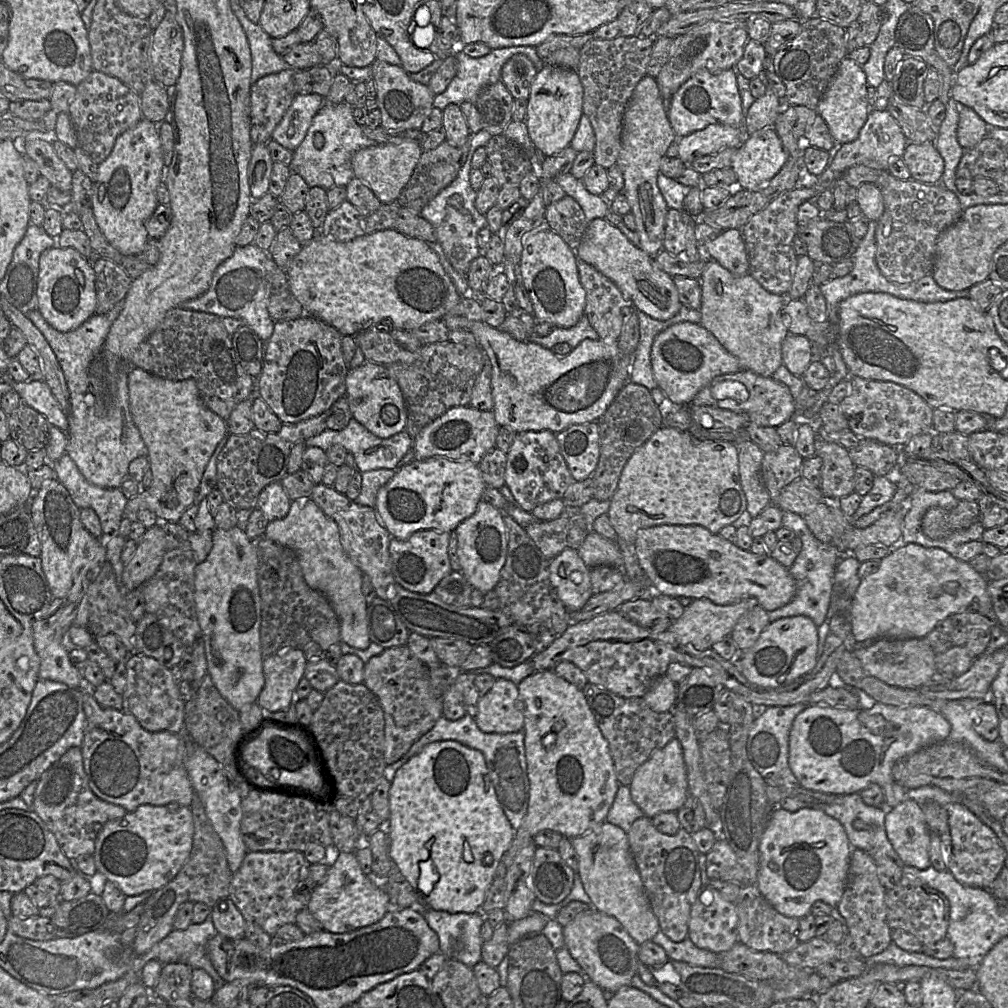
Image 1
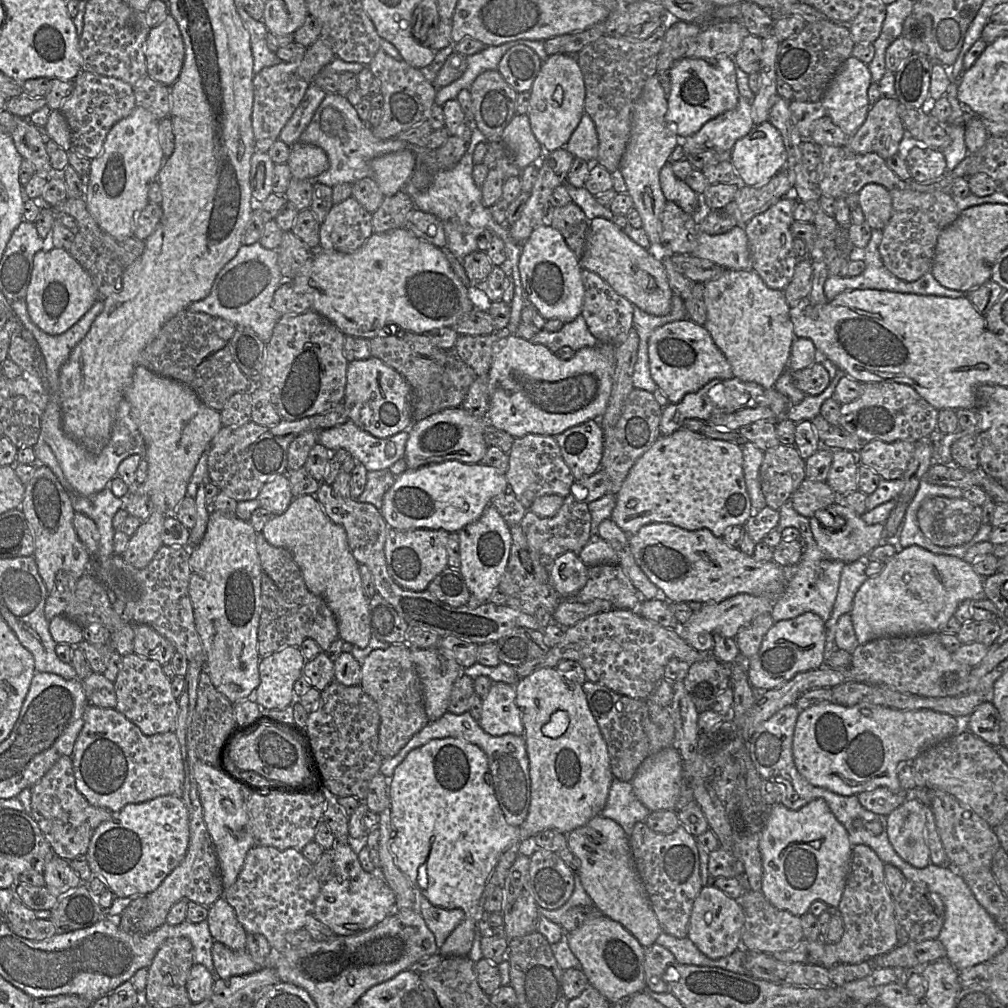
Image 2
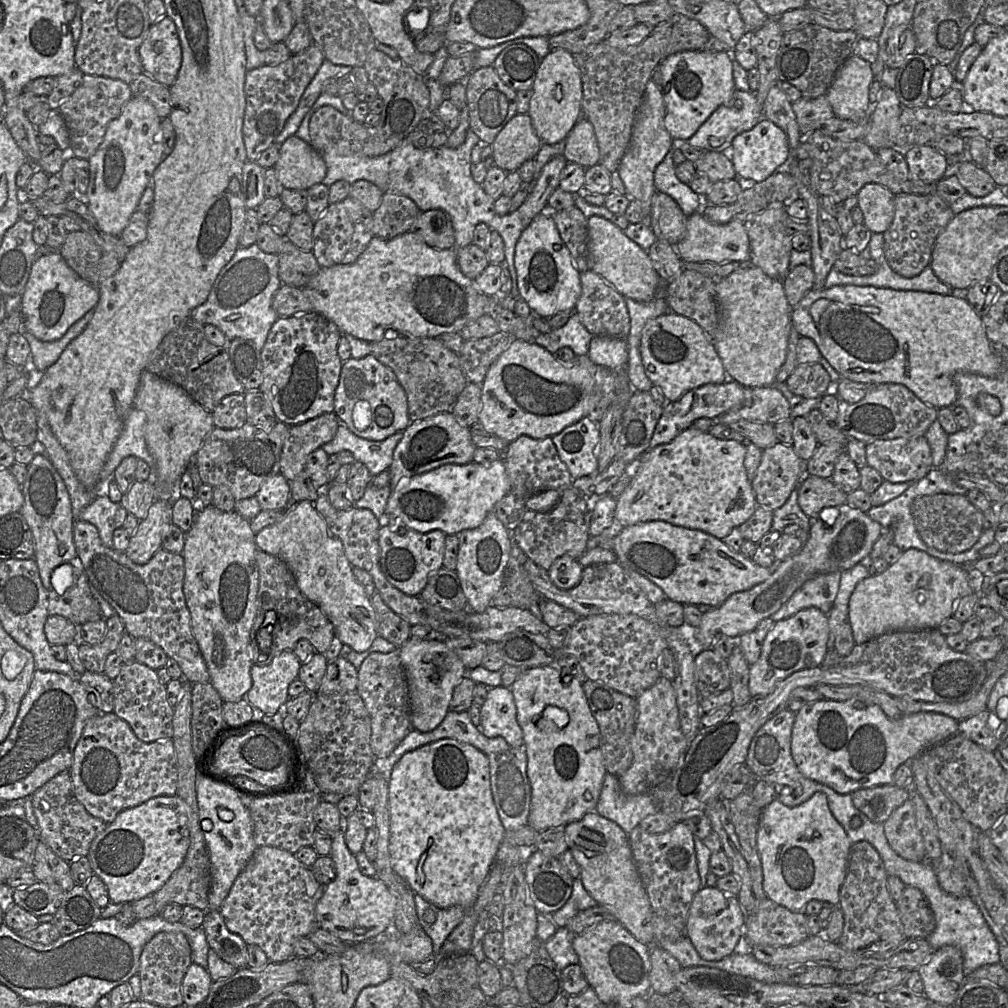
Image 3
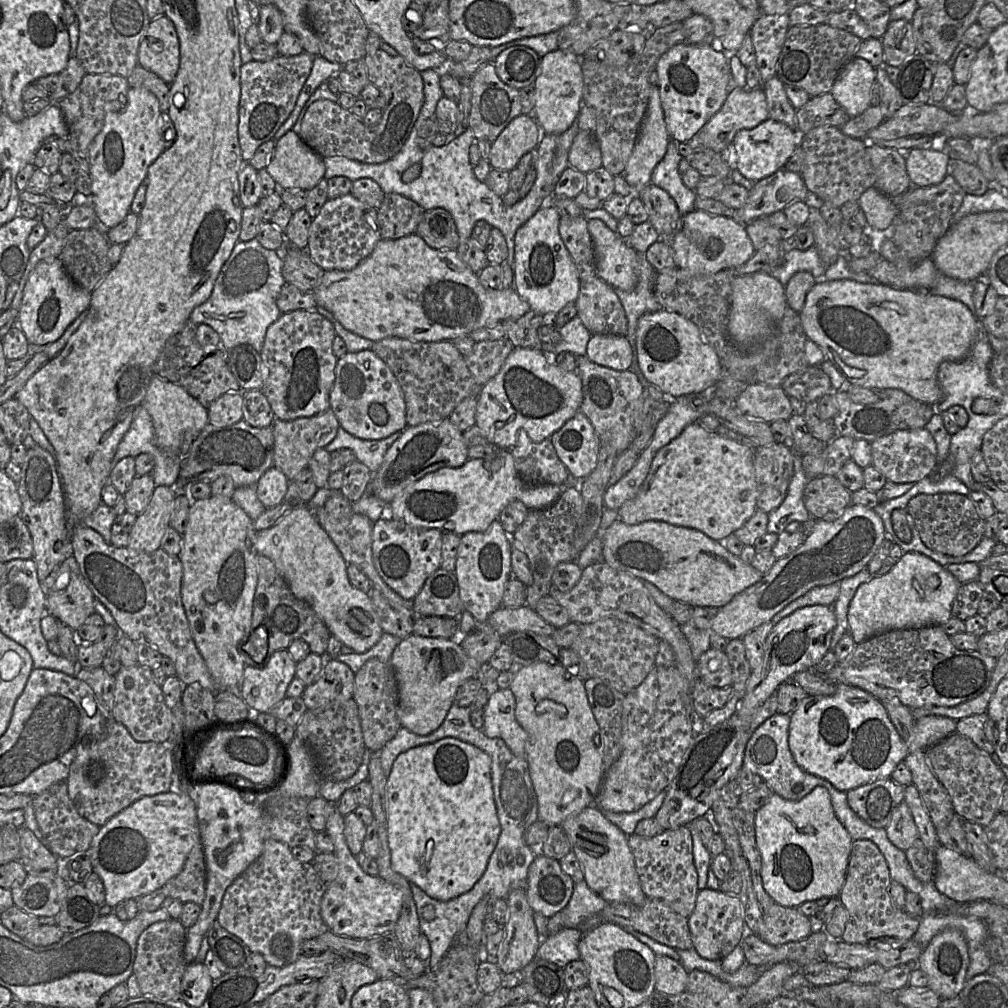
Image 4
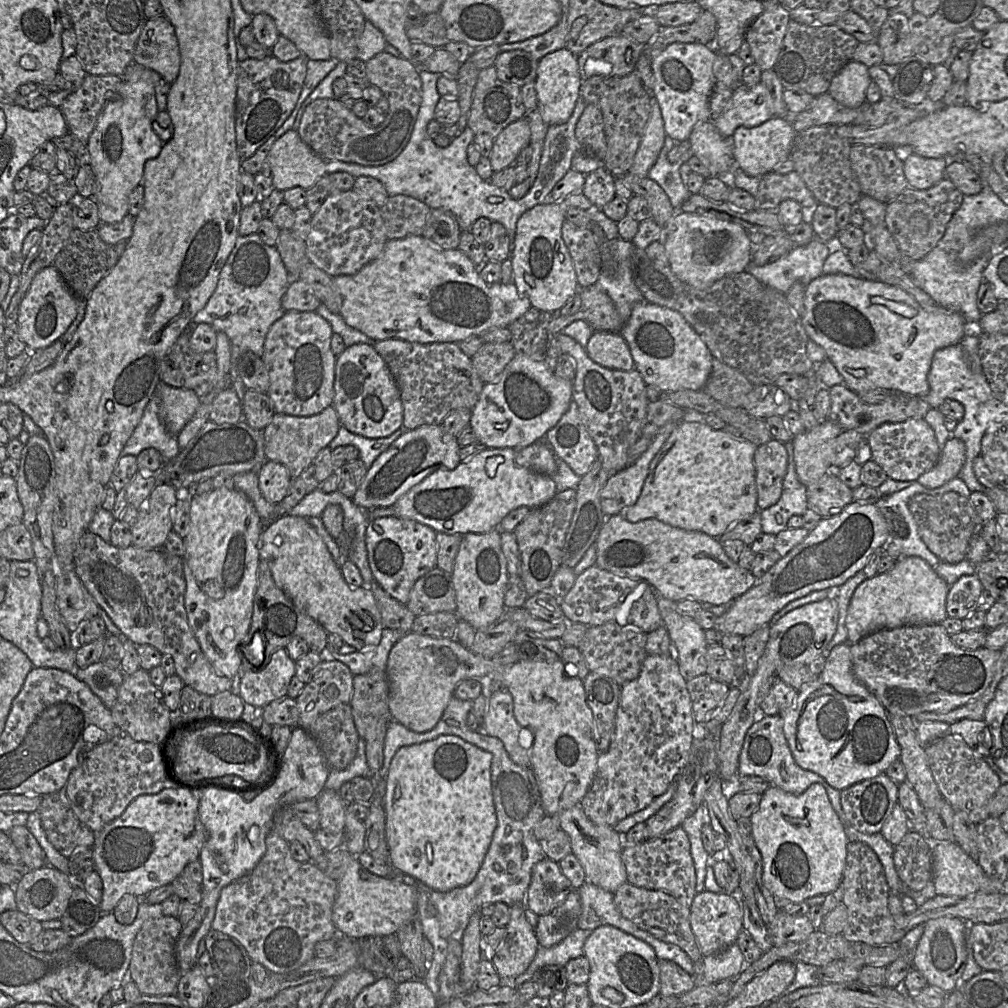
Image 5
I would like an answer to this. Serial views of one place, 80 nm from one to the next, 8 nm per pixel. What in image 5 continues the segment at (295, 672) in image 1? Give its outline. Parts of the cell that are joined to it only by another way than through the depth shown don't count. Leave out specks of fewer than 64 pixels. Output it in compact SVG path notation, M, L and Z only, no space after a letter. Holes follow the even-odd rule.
M280 648L271 655L269 663L262 670L240 673L240 697L255 708L263 708L270 702L287 696L288 686L294 675L295 661L289 657L285 648Z

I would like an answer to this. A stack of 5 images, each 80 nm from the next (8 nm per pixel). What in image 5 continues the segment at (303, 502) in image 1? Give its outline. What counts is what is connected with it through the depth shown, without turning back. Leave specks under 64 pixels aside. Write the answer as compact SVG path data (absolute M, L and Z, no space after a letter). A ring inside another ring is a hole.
M285 514L266 523L257 542L260 559L268 563L273 580L293 604L318 622L328 634L337 634L344 643L363 651L376 647L382 638L383 623L373 593L367 587L351 588L344 580L341 568L333 560L327 546L315 528L301 516Z

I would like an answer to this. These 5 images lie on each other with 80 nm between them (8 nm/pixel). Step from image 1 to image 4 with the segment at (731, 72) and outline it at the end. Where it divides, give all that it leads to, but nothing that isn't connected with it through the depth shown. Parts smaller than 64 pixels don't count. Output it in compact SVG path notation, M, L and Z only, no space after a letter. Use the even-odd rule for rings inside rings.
M678 43L657 61L658 88L667 132L672 140L688 142L721 109L732 90L729 60L711 45Z

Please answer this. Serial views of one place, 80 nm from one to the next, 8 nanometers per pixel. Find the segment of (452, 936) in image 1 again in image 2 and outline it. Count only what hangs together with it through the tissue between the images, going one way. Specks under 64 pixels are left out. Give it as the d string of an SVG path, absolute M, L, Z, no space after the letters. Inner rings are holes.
M415 887L414 896L416 909L434 934L436 945L440 948L451 932L463 921L464 911L460 908L449 910L434 906Z

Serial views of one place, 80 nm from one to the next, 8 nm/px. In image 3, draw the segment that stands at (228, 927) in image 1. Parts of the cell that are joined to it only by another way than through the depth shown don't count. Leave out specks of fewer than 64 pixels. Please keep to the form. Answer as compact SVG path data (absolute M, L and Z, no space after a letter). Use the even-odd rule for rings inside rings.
M220 910L206 912L202 927L209 947L224 961L238 970L248 966L248 944L227 928Z

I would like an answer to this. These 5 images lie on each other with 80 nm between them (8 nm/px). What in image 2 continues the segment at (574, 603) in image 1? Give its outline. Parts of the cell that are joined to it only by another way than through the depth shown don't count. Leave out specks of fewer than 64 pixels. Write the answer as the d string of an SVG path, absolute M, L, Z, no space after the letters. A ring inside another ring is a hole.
M571 551L557 557L548 570L551 584L562 599L577 594L587 582L588 567Z

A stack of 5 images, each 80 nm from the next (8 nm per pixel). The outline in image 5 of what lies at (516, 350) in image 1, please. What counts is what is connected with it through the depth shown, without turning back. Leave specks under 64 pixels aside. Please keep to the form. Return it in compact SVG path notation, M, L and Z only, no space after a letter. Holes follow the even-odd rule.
M516 354L507 364L497 382L484 384L479 400L472 409L470 425L479 443L487 448L523 449L538 441L545 441L547 432L567 412L572 400L573 381L556 376L545 360L533 360L525 355Z

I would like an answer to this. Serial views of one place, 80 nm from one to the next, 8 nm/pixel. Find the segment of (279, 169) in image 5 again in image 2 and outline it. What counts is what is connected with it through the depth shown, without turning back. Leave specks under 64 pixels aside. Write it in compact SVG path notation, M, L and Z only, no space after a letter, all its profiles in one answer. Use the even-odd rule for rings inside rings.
M296 142L290 146L287 160L292 178L312 179L329 168L325 151L317 146Z

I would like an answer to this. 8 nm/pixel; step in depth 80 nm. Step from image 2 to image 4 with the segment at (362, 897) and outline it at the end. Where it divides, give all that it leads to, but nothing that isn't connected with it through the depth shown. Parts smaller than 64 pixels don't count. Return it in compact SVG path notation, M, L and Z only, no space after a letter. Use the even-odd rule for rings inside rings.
M336 810L328 817L325 832L334 843L338 861L338 875L329 883L321 900L321 916L329 930L335 934L364 939L393 932L403 905L403 893L381 877L363 871L351 853L344 834L344 816Z

